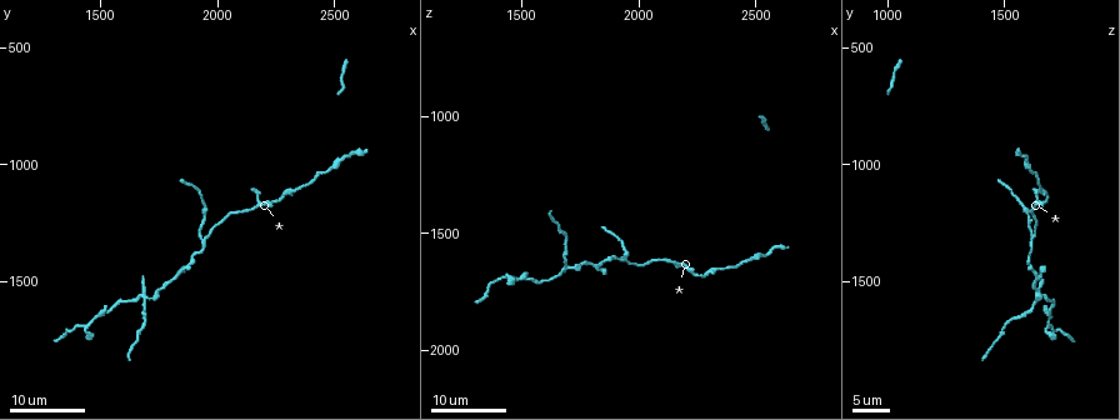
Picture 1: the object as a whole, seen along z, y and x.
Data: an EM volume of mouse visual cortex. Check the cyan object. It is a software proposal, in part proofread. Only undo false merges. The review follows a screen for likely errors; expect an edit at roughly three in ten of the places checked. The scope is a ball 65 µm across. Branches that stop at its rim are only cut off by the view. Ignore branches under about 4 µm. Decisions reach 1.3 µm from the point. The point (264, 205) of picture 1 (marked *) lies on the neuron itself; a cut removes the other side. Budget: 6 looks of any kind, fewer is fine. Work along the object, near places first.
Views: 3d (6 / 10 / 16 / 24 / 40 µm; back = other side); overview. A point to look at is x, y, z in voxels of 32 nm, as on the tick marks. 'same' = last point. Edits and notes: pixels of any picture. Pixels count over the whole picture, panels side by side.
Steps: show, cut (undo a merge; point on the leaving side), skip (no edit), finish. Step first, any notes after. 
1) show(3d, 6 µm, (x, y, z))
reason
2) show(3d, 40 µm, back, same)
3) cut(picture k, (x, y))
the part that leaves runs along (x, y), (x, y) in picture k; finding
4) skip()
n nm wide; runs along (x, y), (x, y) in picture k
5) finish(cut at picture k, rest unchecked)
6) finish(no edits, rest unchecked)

show(3d, 24 µm, (1940, 1330, 1620))
three-way junction

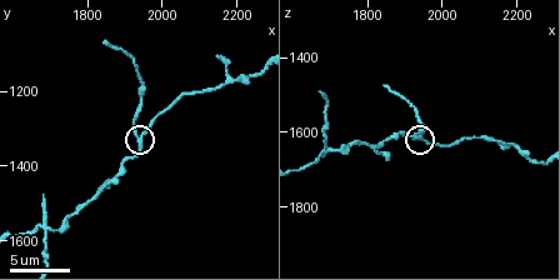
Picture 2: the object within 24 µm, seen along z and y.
show(3d, 10 µm, same)
zoom in

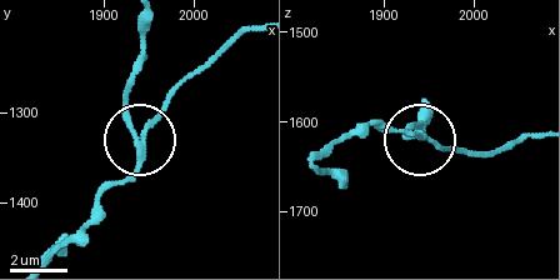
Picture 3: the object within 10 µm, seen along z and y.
cut(picture 3, (126, 105))
210 nm wide; a second neuron is stuck on

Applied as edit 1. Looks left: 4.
show(overview)

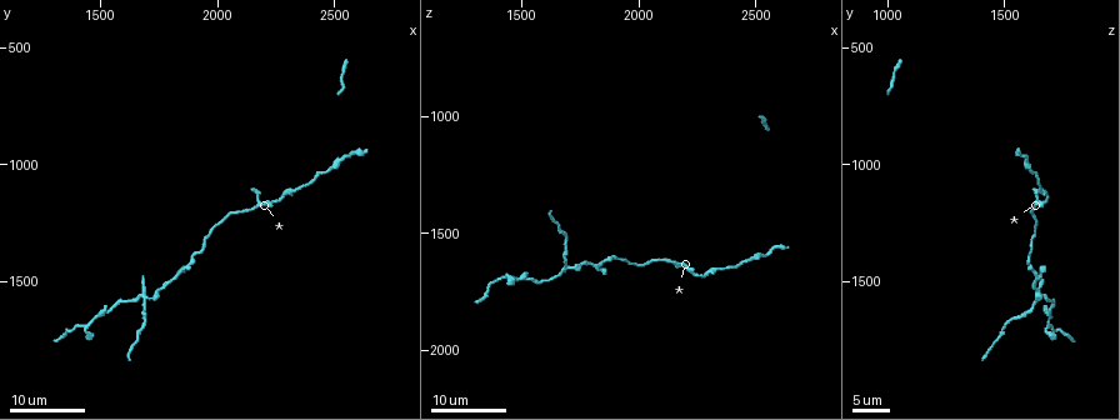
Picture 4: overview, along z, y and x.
show(3d, 16 µm, (1490, 1650, 1700))
sudden change in width

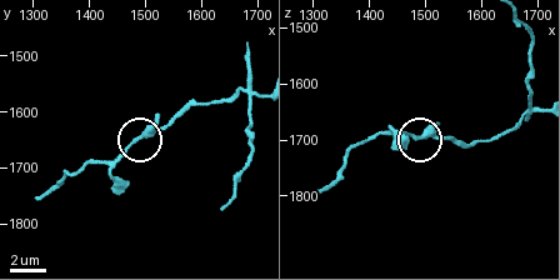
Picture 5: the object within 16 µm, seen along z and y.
show(3d, 10 µm, (1485, 1655, 1695))

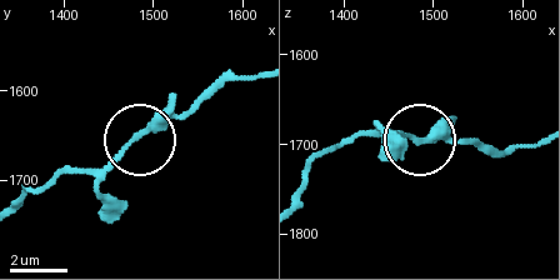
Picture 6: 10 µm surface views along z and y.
skip()
runs along (256, 76), (206, 91), (128, 146), (94, 179) in picture 6; all the same neuron

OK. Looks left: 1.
show(3d, 6 µm, (1690, 1570, 1640))
four arms meet

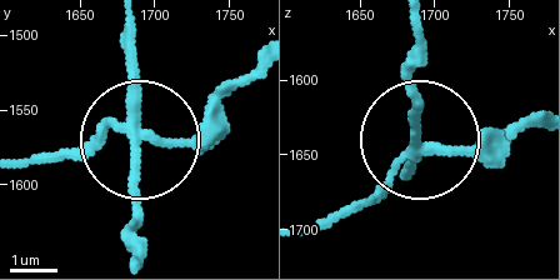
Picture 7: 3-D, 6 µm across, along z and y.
cut(picture 7, (134, 59))
the part that leaves runs along (136, 138), (136, 256) in picture 7; a second neuron is stuck on

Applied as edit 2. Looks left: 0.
finish(cut at picture 3, cut at picture 7, rest unchecked)

